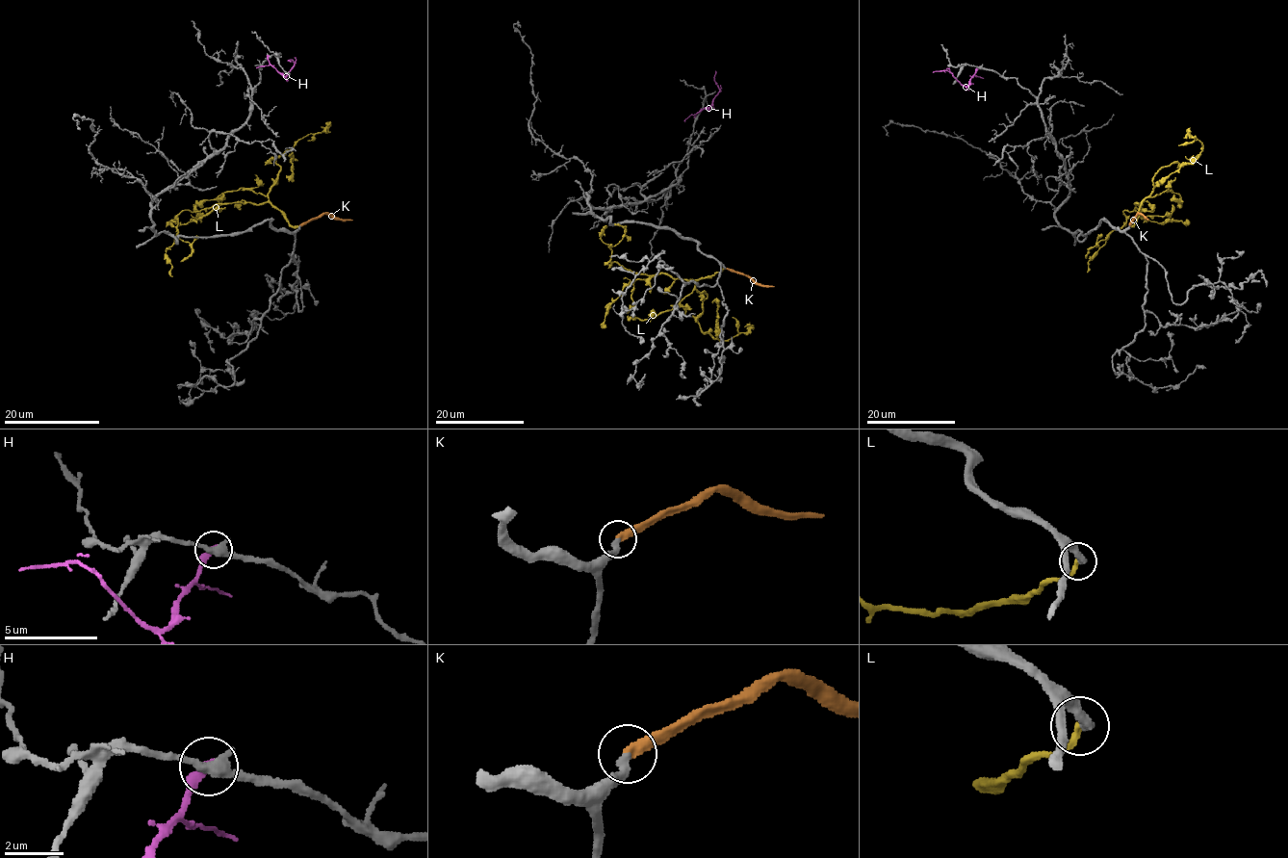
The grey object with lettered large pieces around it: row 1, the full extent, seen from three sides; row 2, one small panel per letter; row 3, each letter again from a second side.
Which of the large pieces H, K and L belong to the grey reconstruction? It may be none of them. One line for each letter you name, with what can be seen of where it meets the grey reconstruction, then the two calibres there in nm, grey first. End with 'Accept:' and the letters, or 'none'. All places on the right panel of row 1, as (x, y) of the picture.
K: contact (1130, 224); calibres 320 and 320 nm
Accept: K

